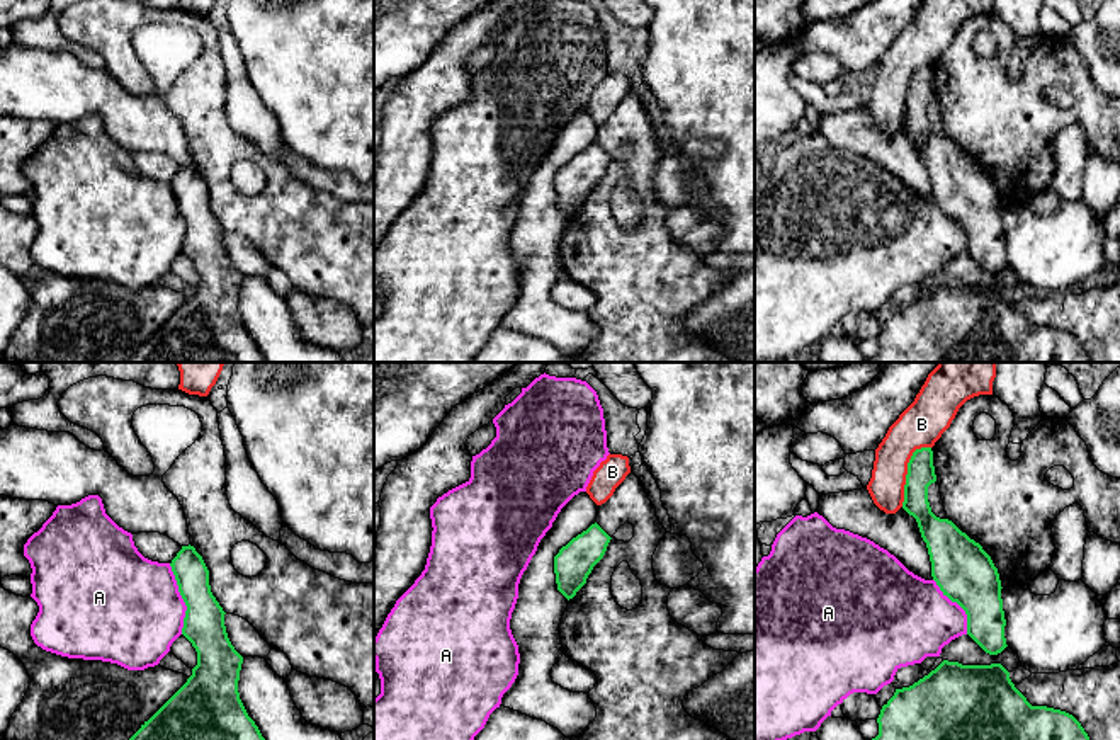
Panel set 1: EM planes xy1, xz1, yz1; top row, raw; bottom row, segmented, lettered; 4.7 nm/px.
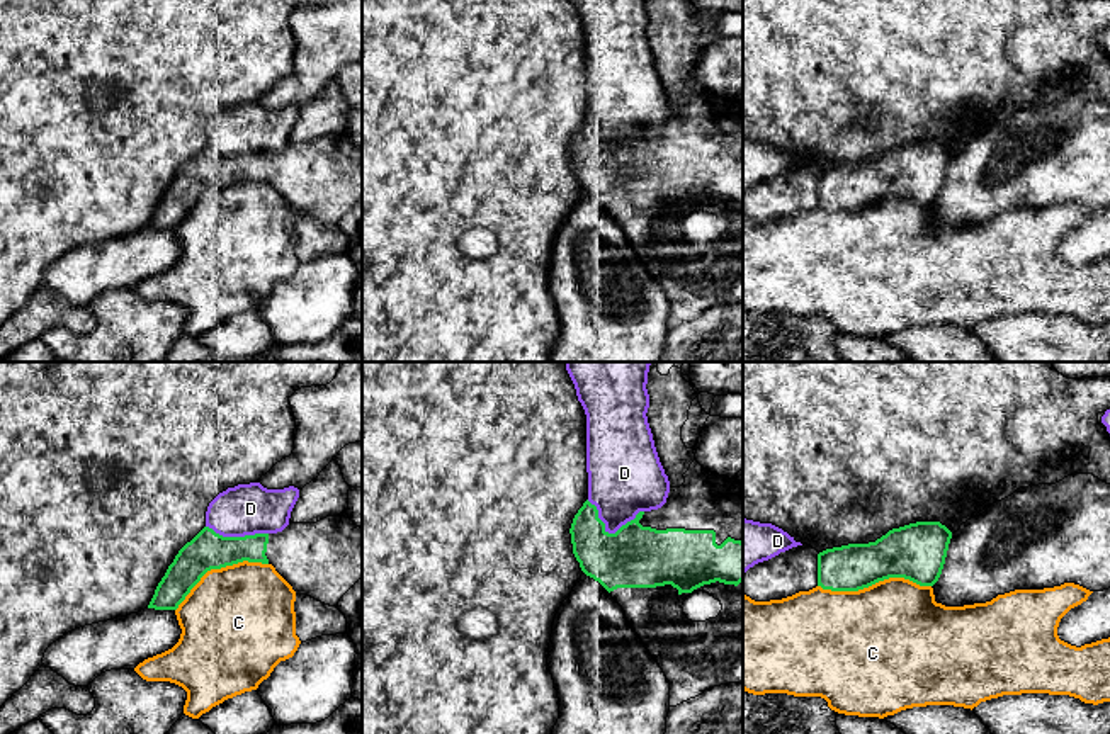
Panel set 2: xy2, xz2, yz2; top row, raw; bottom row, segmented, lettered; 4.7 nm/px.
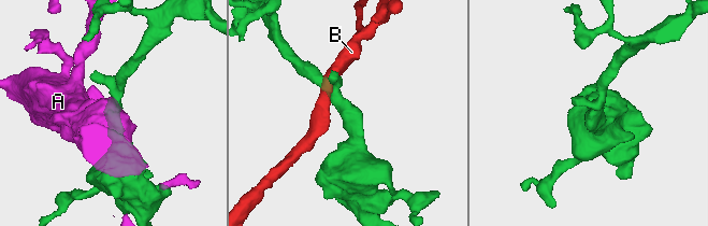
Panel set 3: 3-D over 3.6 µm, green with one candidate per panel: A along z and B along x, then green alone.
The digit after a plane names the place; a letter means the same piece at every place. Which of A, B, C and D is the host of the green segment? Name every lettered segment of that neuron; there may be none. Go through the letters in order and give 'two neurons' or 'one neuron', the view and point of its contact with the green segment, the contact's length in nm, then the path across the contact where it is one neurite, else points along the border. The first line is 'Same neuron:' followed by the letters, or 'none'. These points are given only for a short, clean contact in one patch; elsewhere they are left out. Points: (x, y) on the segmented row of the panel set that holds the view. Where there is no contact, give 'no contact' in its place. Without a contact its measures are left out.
Same neuron: none
A: two neurons | xy1 (182, 597) | 340 nm
B: two neurons | yz1 (908, 472) | 320 nm
C: two neurons | yz2 (874, 583) | 550 nm
D: two neurons | xz2 (607, 532) | 280 nm

